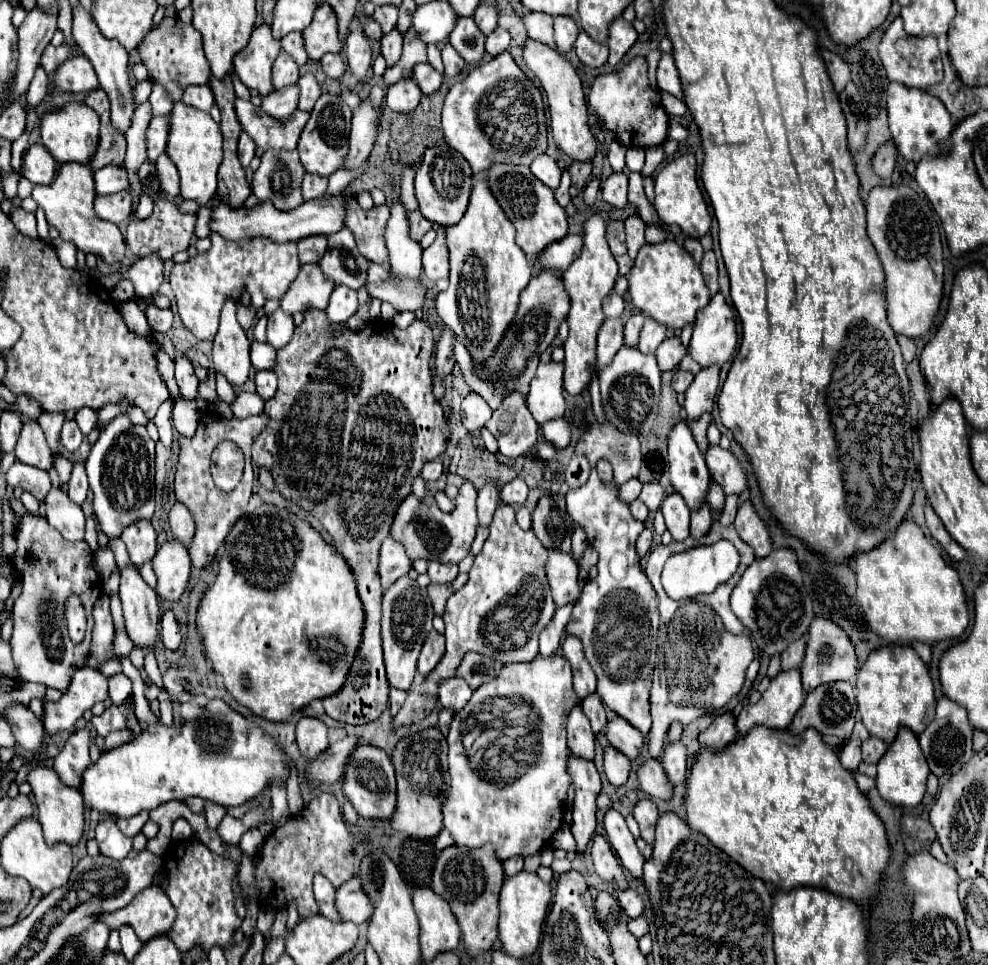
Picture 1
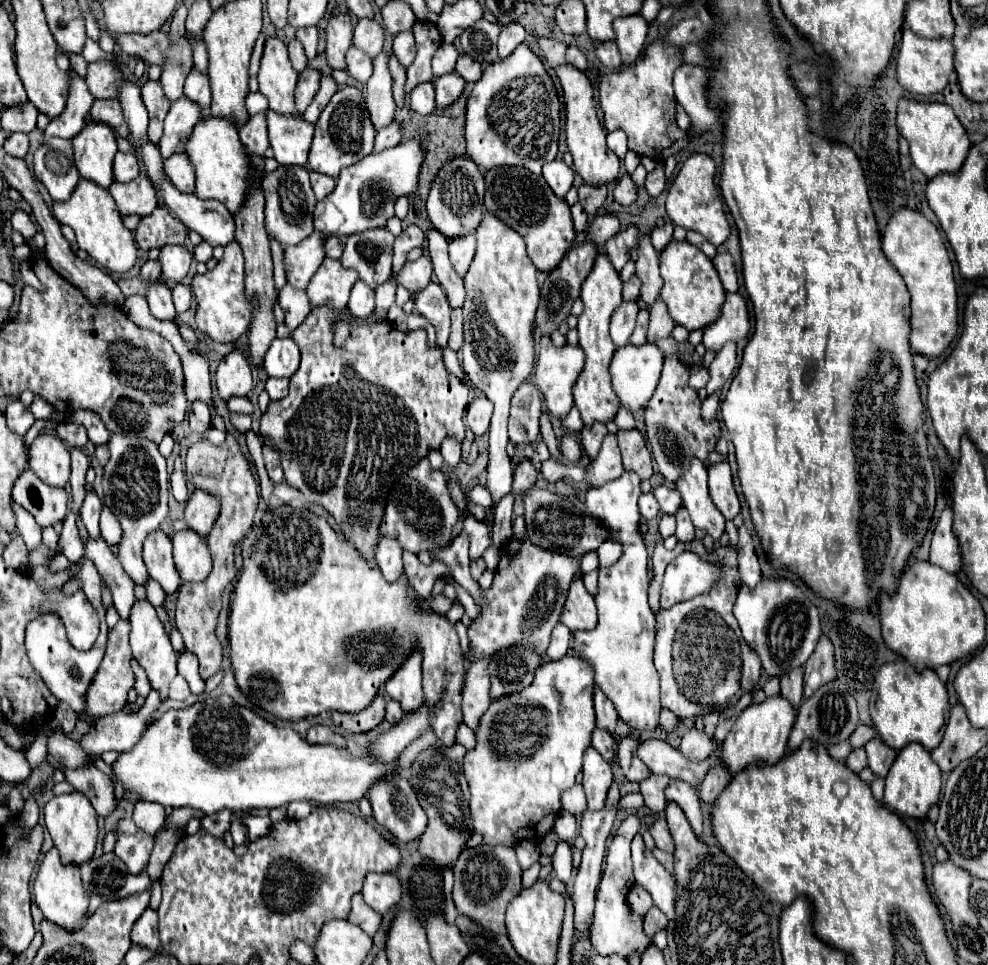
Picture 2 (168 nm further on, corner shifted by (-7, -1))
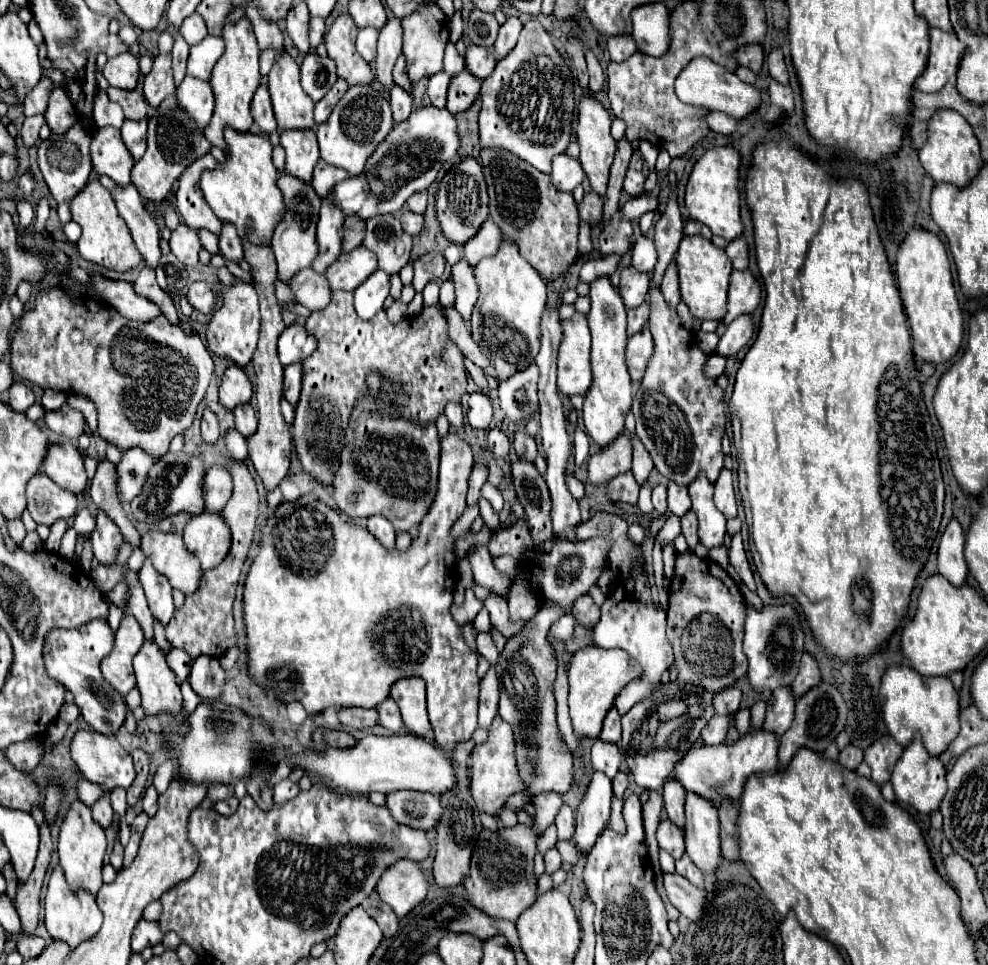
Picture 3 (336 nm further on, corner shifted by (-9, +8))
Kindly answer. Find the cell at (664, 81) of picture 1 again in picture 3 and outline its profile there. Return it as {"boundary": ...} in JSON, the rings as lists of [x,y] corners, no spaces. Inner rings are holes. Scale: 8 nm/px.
{"boundary":[[[696,57],[680,71],[676,79],[676,95],[680,101],[688,105],[704,107],[710,111],[722,111],[734,119],[746,117],[760,105],[760,93],[754,89],[754,85],[740,81],[734,73],[730,73],[728,69],[724,69],[708,57]]]}

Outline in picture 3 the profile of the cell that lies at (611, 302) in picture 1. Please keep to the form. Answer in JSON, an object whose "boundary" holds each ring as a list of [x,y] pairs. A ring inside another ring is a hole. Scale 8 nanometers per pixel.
{"boundary":[[[640,237],[632,247],[632,267],[642,273],[652,273],[656,265],[656,249],[650,237]]]}

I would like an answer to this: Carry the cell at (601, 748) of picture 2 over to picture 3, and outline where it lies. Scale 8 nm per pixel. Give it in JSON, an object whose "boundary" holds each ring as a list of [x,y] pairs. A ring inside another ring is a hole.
{"boundary":[[[602,739],[594,741],[592,765],[596,771],[602,771],[612,779],[618,773],[620,761],[622,761],[622,753],[616,743],[602,743]]]}

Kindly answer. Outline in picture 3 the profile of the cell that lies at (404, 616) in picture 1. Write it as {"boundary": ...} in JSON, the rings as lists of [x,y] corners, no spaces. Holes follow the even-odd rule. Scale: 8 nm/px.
{"boundary":[[[400,679],[390,689],[390,697],[398,703],[406,727],[420,735],[430,733],[430,721],[426,713],[426,683],[422,683],[422,679]]]}

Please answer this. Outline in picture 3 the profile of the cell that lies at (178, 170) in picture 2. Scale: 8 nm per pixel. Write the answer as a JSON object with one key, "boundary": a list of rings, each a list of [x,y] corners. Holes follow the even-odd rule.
{"boundary":[[[206,153],[202,155],[202,159],[196,159],[190,167],[186,167],[182,177],[178,179],[176,207],[188,227],[206,227],[214,235],[218,235],[220,219],[214,215],[214,211],[210,211],[204,199],[204,193],[198,185],[200,173],[204,169],[212,169],[214,165],[216,165],[216,159],[210,153]]]}

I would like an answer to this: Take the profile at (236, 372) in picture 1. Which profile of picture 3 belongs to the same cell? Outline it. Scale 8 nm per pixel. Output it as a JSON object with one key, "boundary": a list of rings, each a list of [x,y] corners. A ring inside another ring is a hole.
{"boundary":[[[232,363],[224,375],[222,375],[222,385],[220,385],[220,403],[226,409],[234,409],[236,405],[248,403],[252,395],[252,383],[242,367]]]}

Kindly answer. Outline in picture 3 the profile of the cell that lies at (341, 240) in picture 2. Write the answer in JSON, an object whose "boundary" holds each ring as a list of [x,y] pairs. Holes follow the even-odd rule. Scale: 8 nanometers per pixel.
{"boundary":[[[346,217],[344,229],[342,229],[342,249],[344,251],[352,251],[360,247],[364,239],[364,227],[366,227],[366,221],[356,219],[356,217]]]}

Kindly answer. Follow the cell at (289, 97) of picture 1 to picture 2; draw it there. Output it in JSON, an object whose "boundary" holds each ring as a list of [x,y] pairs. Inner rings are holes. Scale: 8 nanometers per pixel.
{"boundary":[[[306,68],[300,74],[298,86],[296,86],[296,108],[298,108],[300,114],[304,114],[304,110],[310,106],[318,88],[320,88],[320,70]]]}

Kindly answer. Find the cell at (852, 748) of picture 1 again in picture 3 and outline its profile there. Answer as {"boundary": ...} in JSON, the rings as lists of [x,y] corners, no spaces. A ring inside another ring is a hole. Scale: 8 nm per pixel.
{"boundary":[[[846,745],[846,747],[840,751],[840,757],[838,757],[838,761],[840,761],[844,767],[852,769],[852,771],[862,763],[862,759],[864,759],[864,751],[862,751],[860,747],[854,747],[854,745]]]}

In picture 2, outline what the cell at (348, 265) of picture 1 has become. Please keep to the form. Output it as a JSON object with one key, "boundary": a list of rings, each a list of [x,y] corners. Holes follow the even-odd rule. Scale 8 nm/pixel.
{"boundary":[[[386,228],[352,234],[340,262],[346,268],[354,268],[360,280],[376,288],[392,276],[392,244],[394,236]]]}

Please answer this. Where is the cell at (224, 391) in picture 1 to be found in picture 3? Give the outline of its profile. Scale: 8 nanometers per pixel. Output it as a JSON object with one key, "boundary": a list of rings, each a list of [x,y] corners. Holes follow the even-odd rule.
{"boundary":[[[246,403],[242,407],[234,407],[234,419],[236,419],[236,429],[248,437],[256,431],[256,425],[258,425],[258,419],[256,419],[256,411],[252,407],[252,403]]]}

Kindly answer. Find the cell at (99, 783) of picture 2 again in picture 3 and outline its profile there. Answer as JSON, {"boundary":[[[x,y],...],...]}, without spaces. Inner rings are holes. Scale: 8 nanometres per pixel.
{"boundary":[[[102,789],[102,791],[104,791],[102,797],[92,805],[92,815],[102,827],[108,827],[114,821],[114,811],[110,805],[110,791],[108,789]]]}

